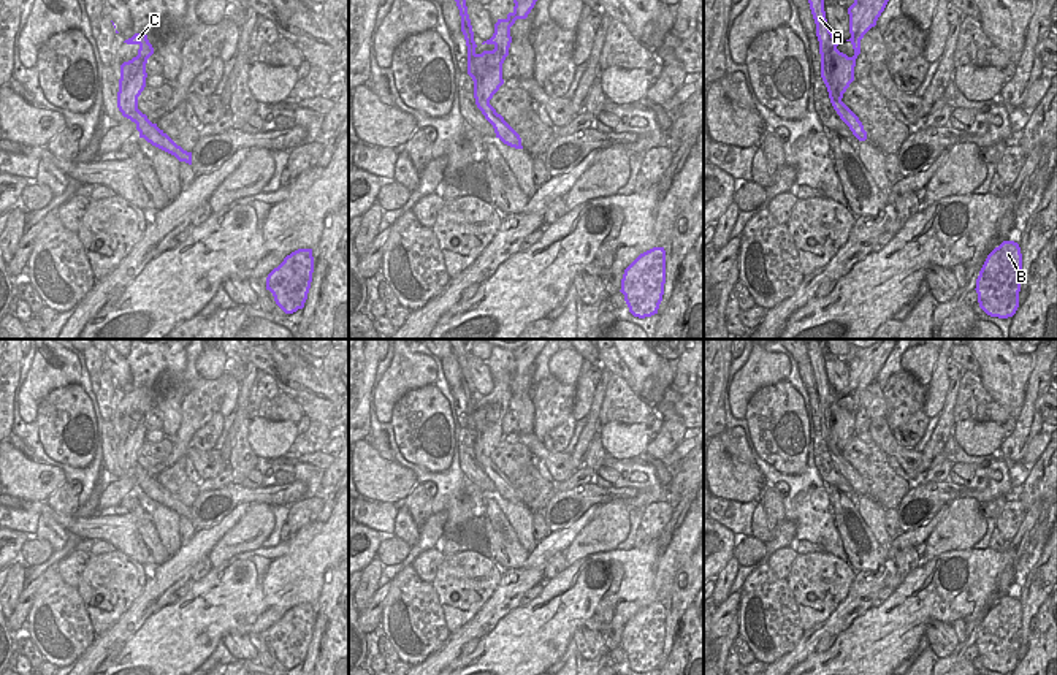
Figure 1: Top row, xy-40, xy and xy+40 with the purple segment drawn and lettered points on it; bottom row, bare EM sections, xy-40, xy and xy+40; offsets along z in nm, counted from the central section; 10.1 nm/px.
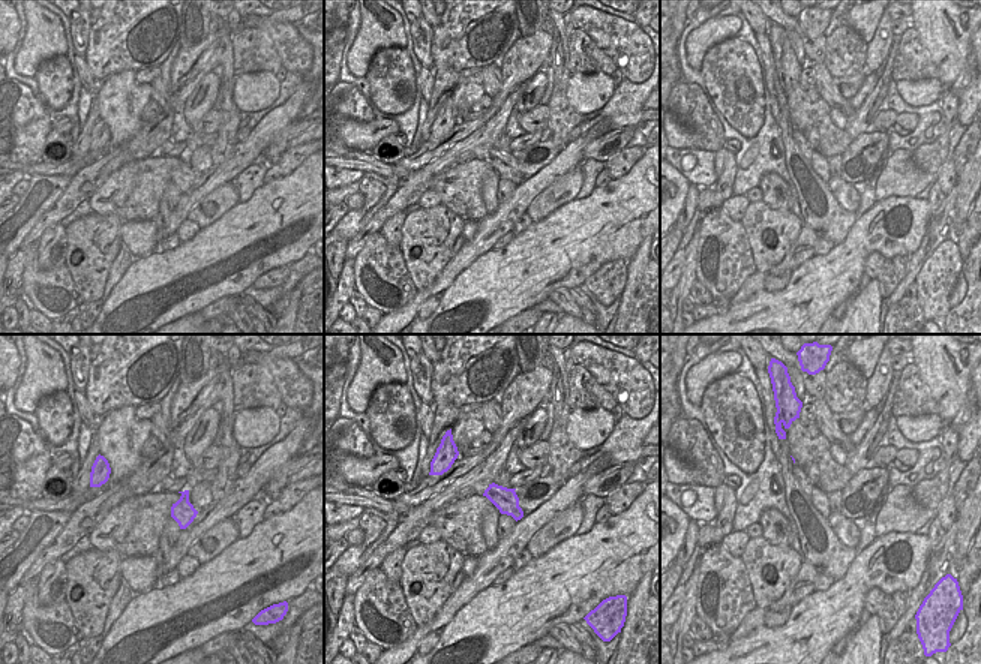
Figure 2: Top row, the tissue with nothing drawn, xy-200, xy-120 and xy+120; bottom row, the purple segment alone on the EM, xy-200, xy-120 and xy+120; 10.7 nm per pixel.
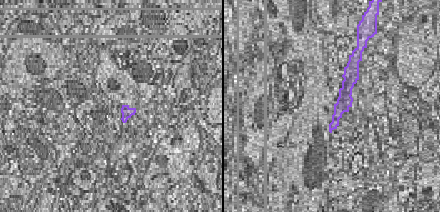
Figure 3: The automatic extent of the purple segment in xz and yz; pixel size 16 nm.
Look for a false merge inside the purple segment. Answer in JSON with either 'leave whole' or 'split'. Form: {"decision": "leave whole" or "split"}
{"decision": "split"}

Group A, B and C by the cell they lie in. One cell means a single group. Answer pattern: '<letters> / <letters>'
A B / C

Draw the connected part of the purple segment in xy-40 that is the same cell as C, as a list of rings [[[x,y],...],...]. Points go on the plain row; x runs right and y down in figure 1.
[[[135,388],[125,395],[127,399],[138,399],[138,410],[120,420],[120,434],[117,447],[117,463],[124,472],[132,475],[132,469],[138,464],[138,452],[146,442],[146,418],[154,409],[154,402],[146,388]]]

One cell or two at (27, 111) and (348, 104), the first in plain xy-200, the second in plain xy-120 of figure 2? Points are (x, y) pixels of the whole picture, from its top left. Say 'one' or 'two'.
one

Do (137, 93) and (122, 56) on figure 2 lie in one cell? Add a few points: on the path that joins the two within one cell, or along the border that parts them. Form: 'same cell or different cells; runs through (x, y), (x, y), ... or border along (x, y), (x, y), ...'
different cells; border along (135, 69), (123, 69), (102, 80)

